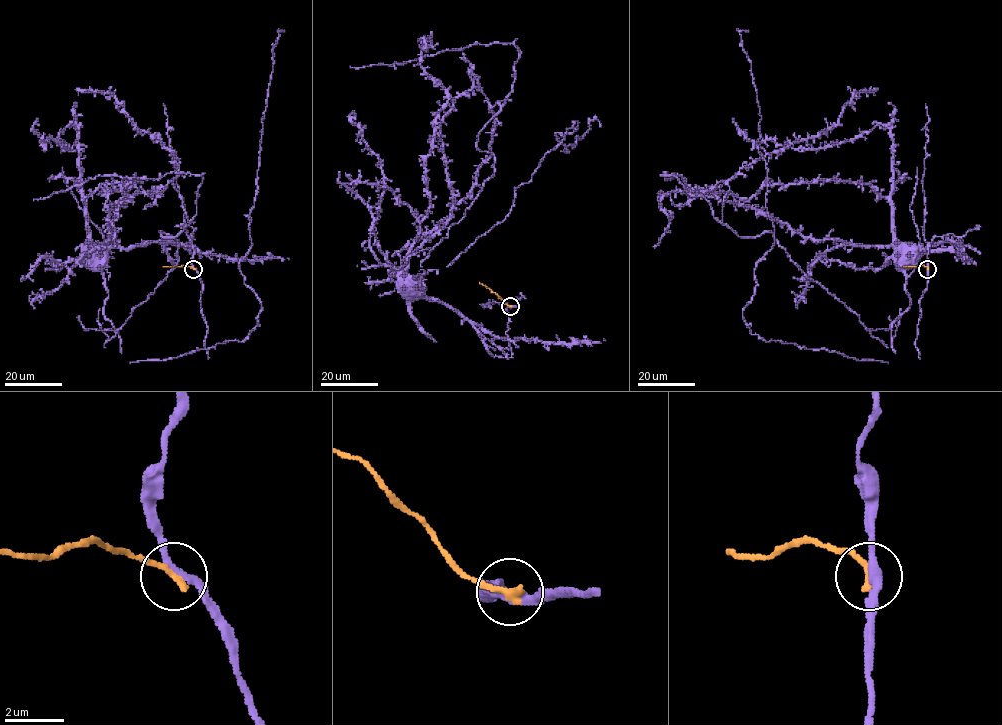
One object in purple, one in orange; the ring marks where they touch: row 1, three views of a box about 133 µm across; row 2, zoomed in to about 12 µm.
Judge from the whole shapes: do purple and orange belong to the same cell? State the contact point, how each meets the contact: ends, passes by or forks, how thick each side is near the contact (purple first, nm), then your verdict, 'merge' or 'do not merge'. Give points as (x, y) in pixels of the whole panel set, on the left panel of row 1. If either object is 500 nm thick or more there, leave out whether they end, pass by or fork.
place (193, 269); purple passes by; orange ends; calibres 280 and 280 nm; do not merge

